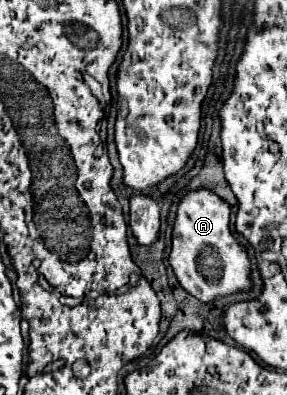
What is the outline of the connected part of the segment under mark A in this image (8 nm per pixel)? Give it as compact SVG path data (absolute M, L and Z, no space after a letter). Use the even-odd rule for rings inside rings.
M190 191L180 201L172 231L170 265L178 283L202 303L214 303L216 299L248 293L252 289L246 247L234 237L234 233L230 233L230 207L214 191Z

